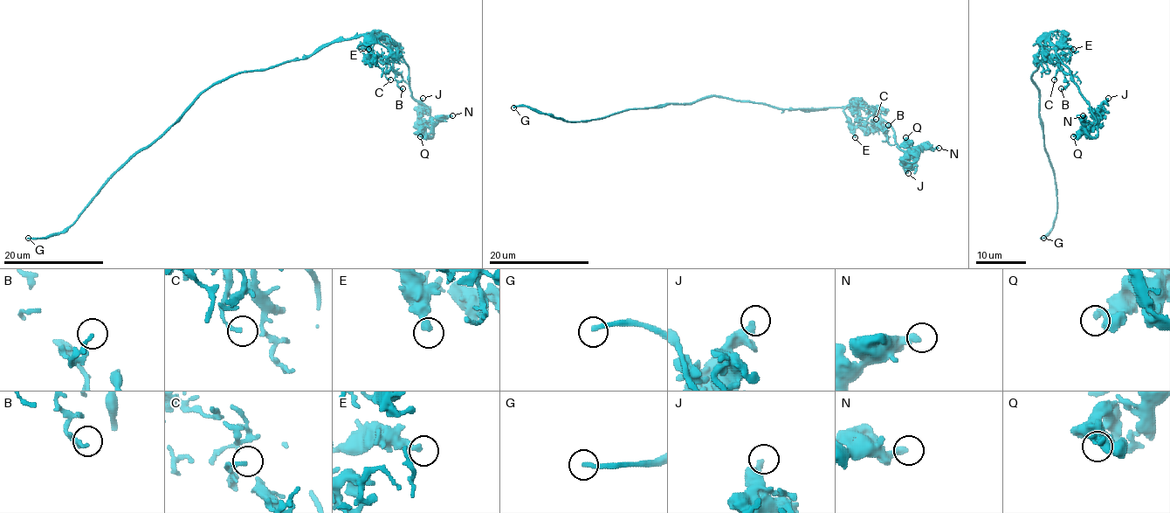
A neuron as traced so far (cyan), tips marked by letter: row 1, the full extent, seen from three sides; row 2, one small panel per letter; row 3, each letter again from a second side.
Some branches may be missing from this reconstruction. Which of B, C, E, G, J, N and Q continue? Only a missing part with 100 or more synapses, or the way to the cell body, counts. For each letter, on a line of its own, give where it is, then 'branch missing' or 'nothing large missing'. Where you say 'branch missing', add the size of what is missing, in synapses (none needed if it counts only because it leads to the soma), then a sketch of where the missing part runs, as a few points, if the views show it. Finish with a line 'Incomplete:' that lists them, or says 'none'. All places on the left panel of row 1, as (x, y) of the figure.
B: (402, 88) | nothing large missing
C: (390, 79) | nothing large missing
E: (368, 49) | nothing large missing
G: (28, 238) | branch missing
J: (423, 98) | nothing large missing
N: (452, 115) | nothing large missing
Q: (420, 136) | nothing large missing
Incomplete: G

